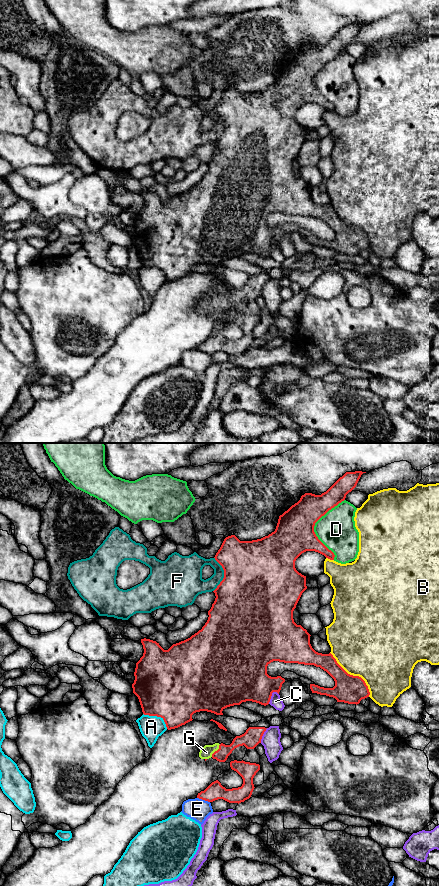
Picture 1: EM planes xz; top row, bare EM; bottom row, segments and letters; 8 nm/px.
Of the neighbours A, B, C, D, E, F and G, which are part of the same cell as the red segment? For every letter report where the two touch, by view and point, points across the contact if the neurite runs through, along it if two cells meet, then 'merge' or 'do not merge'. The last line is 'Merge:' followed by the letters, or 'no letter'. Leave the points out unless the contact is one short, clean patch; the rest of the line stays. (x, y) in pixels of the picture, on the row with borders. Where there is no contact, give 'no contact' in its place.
A: meets red in xz at (157, 716); do not merge
B: meets red in xz at (352, 675); do not merge
C: meets red in xz at (271, 695); do not merge
D: meets red in xz at (313, 527); do not merge
E: meets red in xz at (203, 799); border along xz (197, 797), (209, 802); do not merge
F: meets red in xz at (224, 574); border along xz (214, 557), (223, 570), (223, 579), (213, 591); do not merge
G: meets red in xz at (217, 750); runs through xz (246, 739), (226, 750), (217, 750), (206, 752); merge
Merge: G

